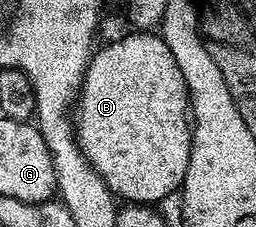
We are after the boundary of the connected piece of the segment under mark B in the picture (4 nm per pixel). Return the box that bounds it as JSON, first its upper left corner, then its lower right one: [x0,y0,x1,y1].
[74,31,193,206]

